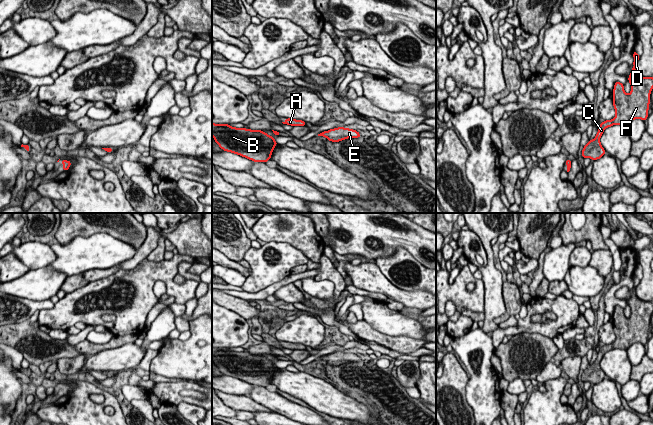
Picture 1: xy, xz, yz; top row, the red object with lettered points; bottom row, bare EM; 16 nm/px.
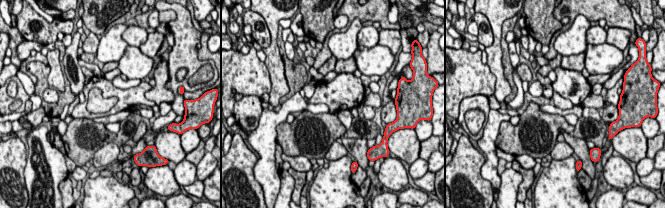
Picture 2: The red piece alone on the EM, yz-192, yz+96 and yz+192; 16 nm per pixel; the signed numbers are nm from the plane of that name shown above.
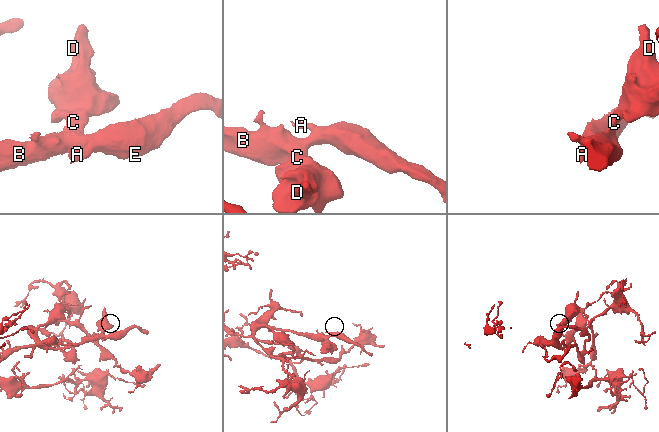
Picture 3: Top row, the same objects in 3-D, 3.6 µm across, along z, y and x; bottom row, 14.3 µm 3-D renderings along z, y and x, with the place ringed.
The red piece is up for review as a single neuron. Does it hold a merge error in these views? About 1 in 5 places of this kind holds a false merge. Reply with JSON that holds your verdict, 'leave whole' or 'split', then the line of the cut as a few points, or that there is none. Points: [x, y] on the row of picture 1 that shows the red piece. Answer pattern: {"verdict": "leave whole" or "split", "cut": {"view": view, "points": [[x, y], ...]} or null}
{"verdict": "leave whole", "cut": null}

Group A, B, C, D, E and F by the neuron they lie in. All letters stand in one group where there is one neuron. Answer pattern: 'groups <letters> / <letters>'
groups A B C D E F

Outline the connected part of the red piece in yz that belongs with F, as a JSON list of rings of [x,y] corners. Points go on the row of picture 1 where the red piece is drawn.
[[[634,50],[634,62],[628,81],[631,85],[631,92],[626,94],[624,85],[618,81],[613,89],[613,106],[616,112],[612,120],[605,120],[599,125],[597,135],[593,140],[589,140],[582,150],[583,158],[592,160],[600,159],[605,153],[605,149],[600,143],[600,138],[604,130],[613,125],[627,126],[634,119],[641,119],[644,122],[648,118],[650,104],[650,94],[653,89],[653,77],[640,76],[635,68],[640,56]]]

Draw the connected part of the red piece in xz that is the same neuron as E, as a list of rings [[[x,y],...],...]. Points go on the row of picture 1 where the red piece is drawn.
[[[338,127],[324,131],[318,134],[318,136],[326,137],[331,142],[339,142],[348,138],[359,138],[361,134],[354,129]]]

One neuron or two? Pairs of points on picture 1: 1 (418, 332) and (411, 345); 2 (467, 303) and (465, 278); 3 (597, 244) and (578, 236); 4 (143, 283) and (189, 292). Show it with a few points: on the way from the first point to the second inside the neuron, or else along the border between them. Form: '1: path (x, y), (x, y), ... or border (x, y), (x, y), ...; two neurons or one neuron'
1: border (392, 335), (407, 335), (425, 341); two neurons
2: path (462, 297), (462, 284); one neuron
3: path (592, 239), (589, 236), (583, 236); one neuron
4: path (154, 277), (164, 277), (178, 291); one neuron

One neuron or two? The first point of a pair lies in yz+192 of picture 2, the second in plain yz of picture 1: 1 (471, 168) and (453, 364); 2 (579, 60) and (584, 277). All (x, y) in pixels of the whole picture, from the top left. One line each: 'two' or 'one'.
1: one
2: two

